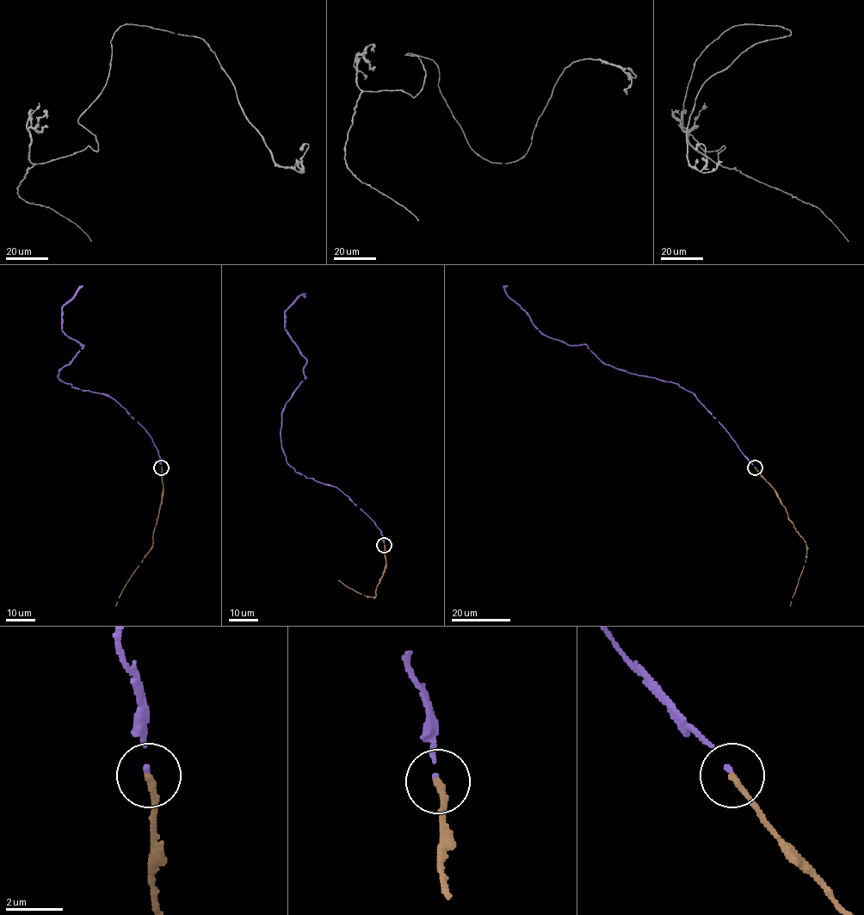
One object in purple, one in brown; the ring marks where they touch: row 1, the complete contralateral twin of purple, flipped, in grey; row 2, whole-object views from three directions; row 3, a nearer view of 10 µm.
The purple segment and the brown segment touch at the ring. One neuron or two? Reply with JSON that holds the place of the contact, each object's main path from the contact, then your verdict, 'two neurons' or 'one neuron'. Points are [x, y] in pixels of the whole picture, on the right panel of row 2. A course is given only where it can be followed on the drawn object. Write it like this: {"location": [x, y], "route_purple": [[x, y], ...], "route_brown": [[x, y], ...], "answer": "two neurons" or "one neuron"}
{"location": [755, 467], "route_purple": [[756, 466], [694, 393], [672, 381], [604, 363], [585, 344], [568, 345], [547, 336], [508, 296], [508, 287]], "route_brown": [[756, 467], [774, 490], [806, 547], [805, 561], [790, 606]], "answer": "one neuron"}

